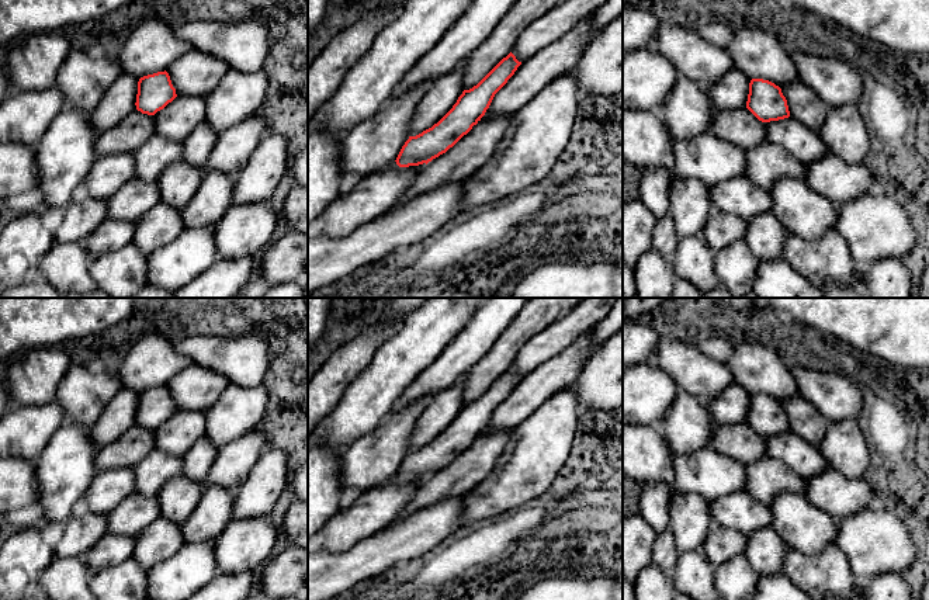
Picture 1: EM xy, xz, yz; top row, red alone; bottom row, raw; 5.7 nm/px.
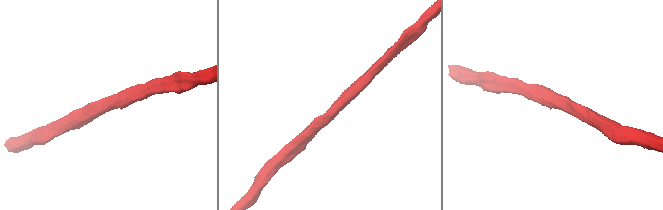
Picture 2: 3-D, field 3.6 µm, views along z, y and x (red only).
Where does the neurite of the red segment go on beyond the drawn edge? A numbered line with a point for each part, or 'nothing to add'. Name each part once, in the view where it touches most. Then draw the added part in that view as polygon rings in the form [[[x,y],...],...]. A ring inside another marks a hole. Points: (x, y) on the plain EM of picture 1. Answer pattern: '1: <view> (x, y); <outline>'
nothing to add

